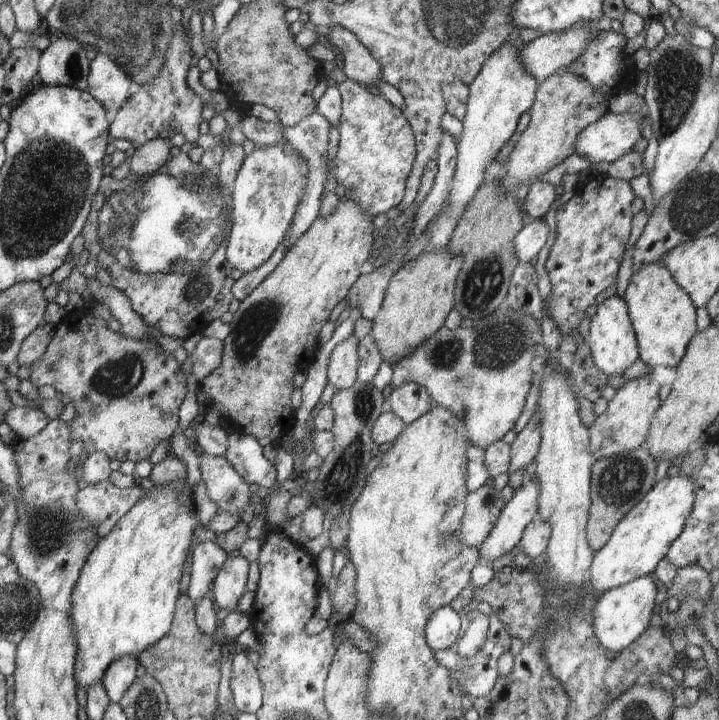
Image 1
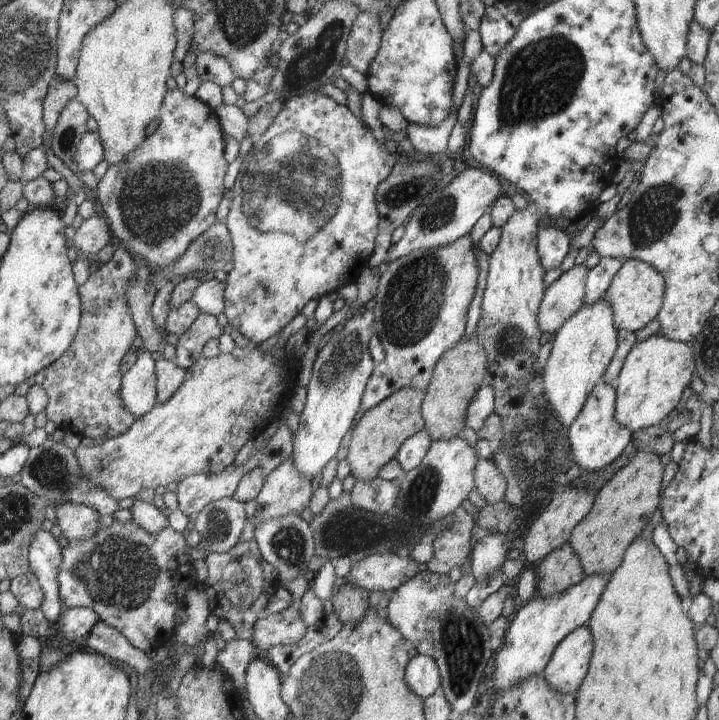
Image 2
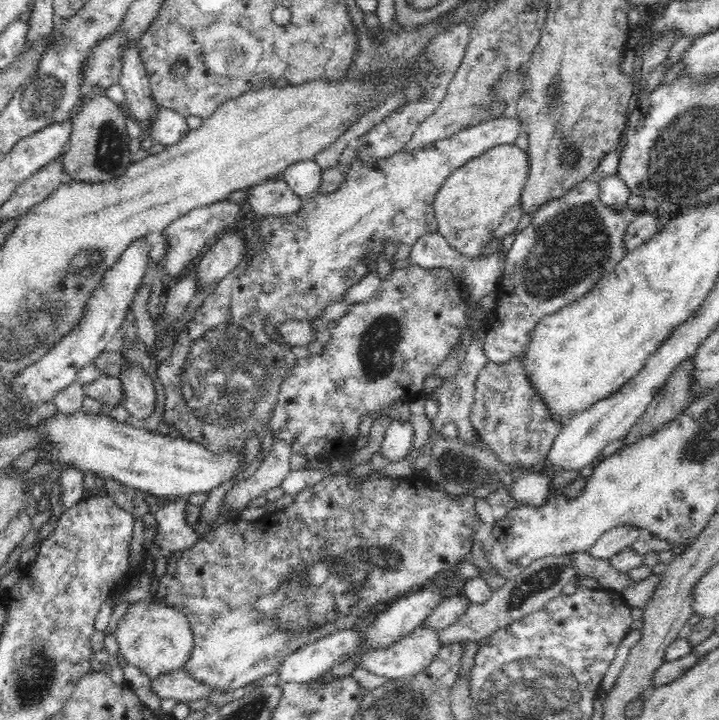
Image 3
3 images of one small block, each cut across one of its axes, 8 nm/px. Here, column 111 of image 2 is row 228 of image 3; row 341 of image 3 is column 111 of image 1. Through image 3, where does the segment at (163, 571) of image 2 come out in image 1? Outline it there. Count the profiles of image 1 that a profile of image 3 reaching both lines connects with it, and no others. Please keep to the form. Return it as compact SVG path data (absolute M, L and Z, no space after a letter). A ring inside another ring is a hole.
M110 480L88 485L76 494L80 516L96 528L96 536L106 536L138 500L138 485L118 488Z

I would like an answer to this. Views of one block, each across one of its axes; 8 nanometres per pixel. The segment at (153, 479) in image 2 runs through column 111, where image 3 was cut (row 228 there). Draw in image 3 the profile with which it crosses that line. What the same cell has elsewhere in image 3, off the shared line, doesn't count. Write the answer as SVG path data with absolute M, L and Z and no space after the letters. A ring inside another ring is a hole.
M499 144L469 160L442 184L434 202L439 234L460 254L478 258L494 238L494 232L507 216L508 210L521 201L530 174L527 151L515 144Z

